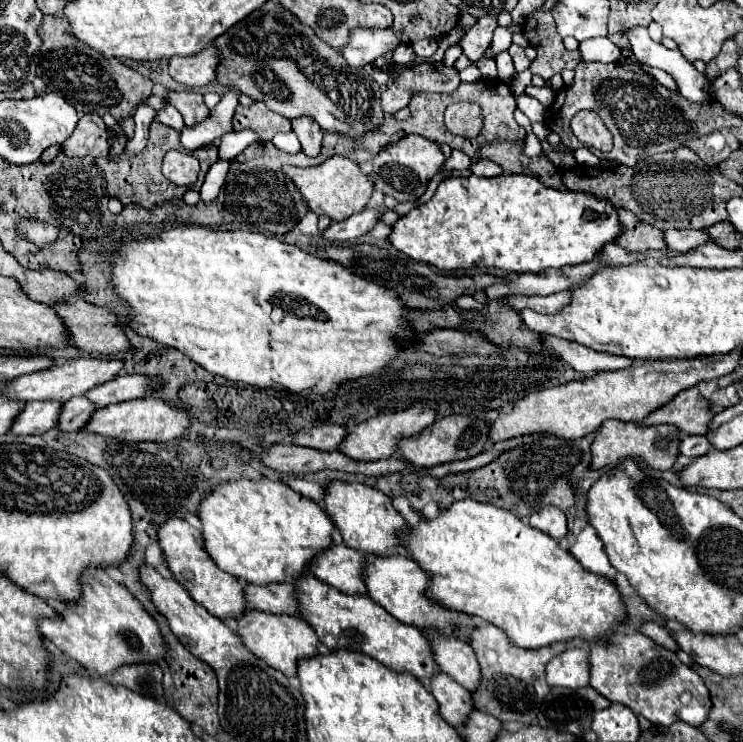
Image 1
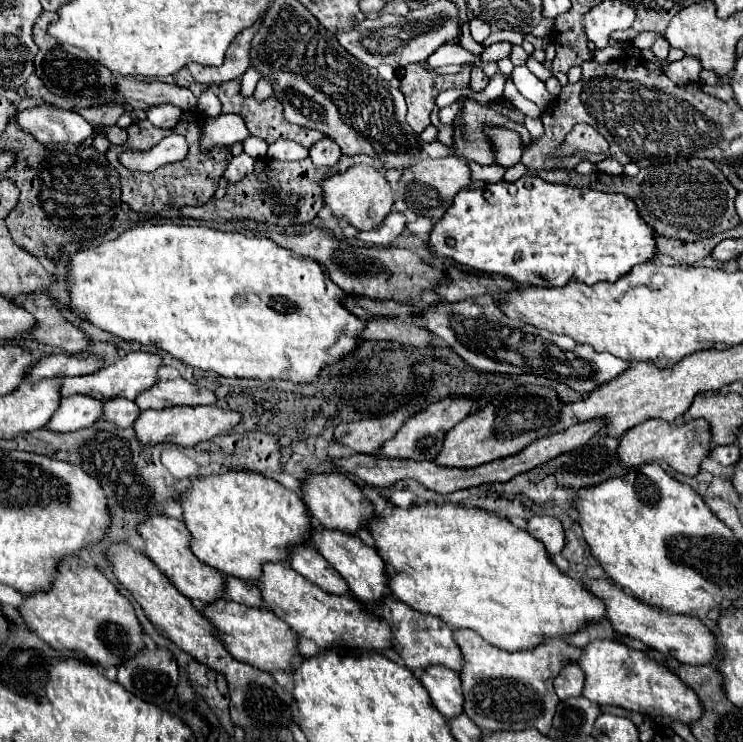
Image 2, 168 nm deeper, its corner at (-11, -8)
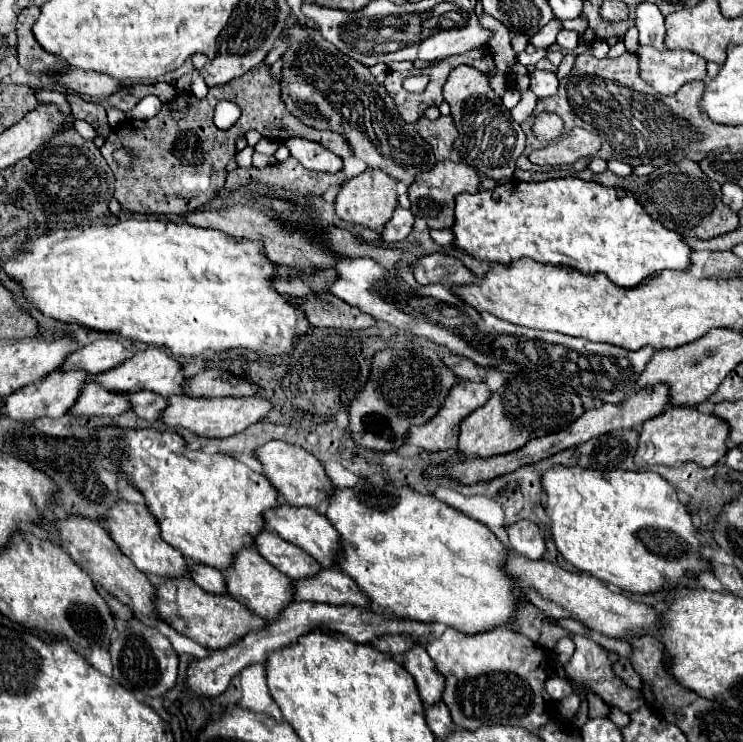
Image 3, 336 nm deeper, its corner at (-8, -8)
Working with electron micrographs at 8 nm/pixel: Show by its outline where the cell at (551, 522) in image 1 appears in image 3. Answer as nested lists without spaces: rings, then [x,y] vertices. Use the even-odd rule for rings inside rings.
[[[518,520],[516,524],[508,526],[508,538],[510,538],[510,546],[518,554],[528,556],[532,560],[542,558],[546,552],[544,536],[538,524],[534,524],[532,520]]]

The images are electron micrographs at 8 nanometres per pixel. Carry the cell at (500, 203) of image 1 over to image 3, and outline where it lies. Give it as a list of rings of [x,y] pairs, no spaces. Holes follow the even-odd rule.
[[[558,178],[544,182],[514,180],[492,190],[460,194],[456,196],[454,218],[452,244],[476,260],[510,266],[520,258],[532,258],[542,264],[570,266],[582,274],[608,274],[614,284],[624,288],[638,286],[644,278],[664,268],[684,270],[690,256],[690,248],[682,242],[682,236],[644,214],[642,206],[628,190],[624,190],[624,196],[620,196],[618,188],[606,188],[580,178]]]

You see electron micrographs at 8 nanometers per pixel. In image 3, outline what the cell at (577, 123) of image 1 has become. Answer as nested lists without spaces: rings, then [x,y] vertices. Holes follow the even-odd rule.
[[[574,128],[562,140],[556,140],[540,150],[534,150],[530,156],[530,162],[538,166],[574,164],[580,158],[594,156],[600,148],[602,148],[602,142],[596,134],[584,128]]]

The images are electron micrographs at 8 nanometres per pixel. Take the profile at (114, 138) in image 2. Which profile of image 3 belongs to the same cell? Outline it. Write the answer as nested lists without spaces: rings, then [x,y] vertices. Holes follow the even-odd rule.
[[[68,96],[70,108],[74,118],[86,120],[94,130],[98,130],[98,136],[106,138],[110,134],[110,126],[106,122],[106,110],[98,102],[86,102],[80,96]]]

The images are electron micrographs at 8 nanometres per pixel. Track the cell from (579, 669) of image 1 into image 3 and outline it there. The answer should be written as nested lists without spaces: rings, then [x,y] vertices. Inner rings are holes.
[[[552,676],[552,678],[548,678],[548,682],[546,682],[546,690],[548,690],[548,694],[550,694],[554,700],[562,700],[564,696],[572,694],[572,684],[568,682],[568,678]]]

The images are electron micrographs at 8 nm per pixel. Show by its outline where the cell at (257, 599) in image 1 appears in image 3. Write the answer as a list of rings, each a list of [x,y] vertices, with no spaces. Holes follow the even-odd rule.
[[[190,562],[190,570],[192,570],[194,582],[200,588],[204,588],[212,594],[228,594],[226,584],[224,584],[224,574],[220,570],[204,566],[204,564],[196,564],[196,562]]]

